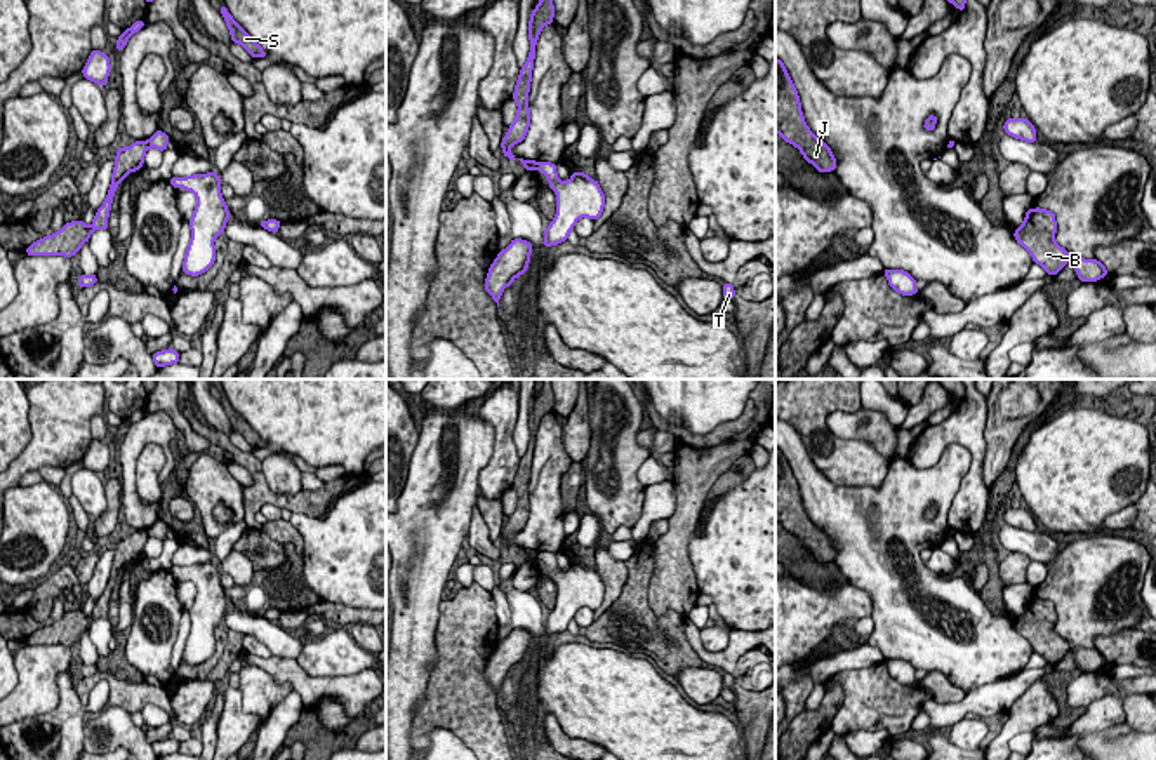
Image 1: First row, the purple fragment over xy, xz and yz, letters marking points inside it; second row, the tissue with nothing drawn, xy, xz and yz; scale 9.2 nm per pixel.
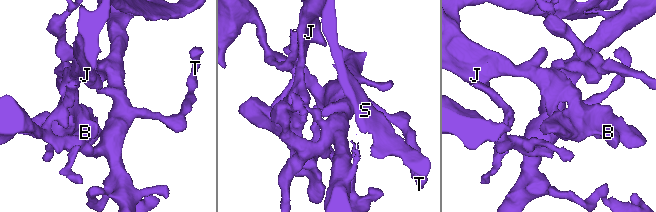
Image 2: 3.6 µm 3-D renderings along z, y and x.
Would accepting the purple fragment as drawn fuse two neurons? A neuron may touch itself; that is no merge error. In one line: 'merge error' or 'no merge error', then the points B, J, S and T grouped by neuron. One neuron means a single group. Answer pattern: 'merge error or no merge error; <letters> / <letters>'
merge error; B J S / T

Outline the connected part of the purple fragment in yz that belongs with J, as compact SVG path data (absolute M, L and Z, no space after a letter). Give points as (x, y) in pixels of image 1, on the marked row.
M775 57L775 132L793 146L796 146L803 158L810 162L819 172L831 172L836 169L836 158L831 148L820 141L807 125L798 90L782 64Z

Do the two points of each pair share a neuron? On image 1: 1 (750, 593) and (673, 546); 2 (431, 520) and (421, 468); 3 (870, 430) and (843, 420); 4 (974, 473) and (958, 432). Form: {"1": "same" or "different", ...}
{"1": "different", "2": "same", "3": "same", "4": "same"}

